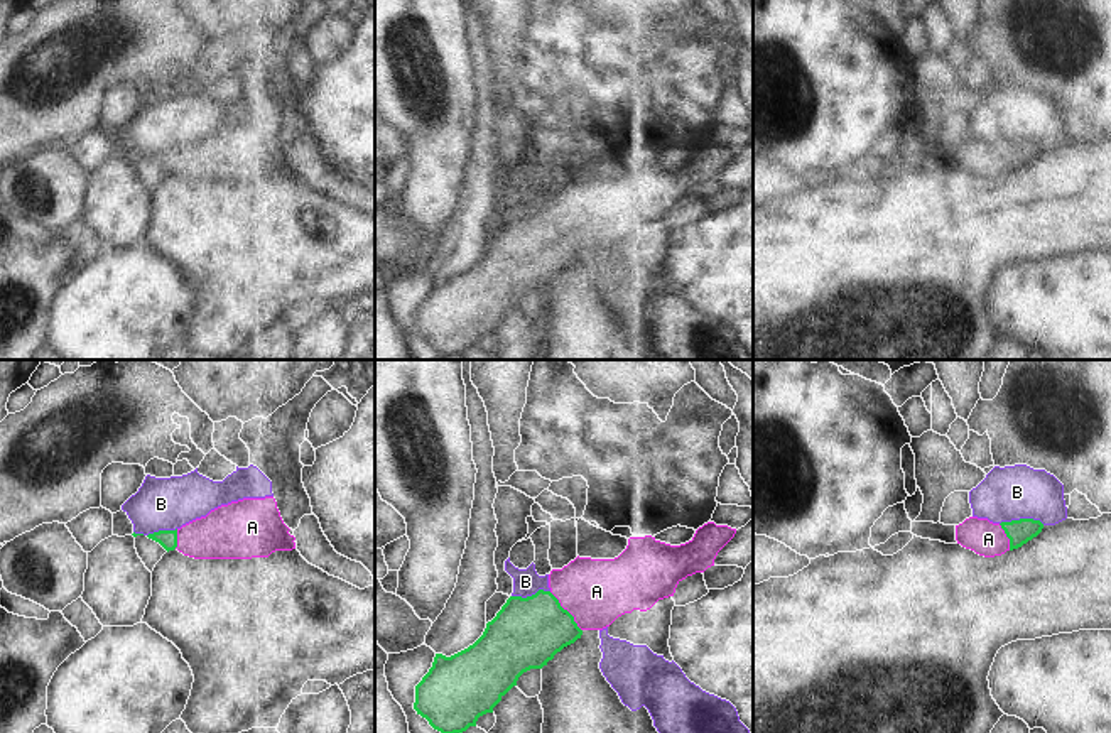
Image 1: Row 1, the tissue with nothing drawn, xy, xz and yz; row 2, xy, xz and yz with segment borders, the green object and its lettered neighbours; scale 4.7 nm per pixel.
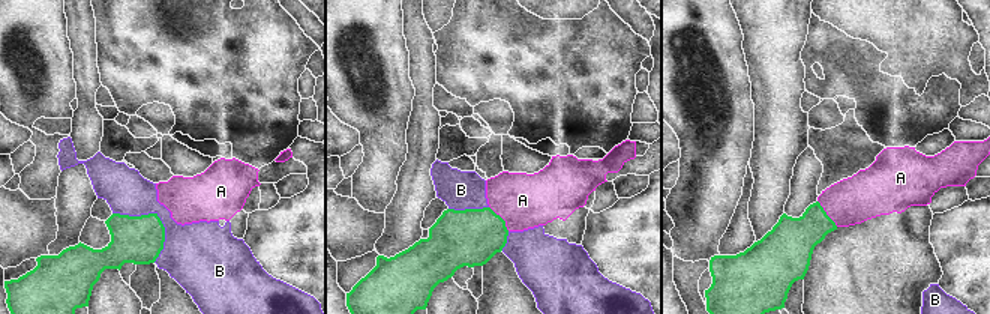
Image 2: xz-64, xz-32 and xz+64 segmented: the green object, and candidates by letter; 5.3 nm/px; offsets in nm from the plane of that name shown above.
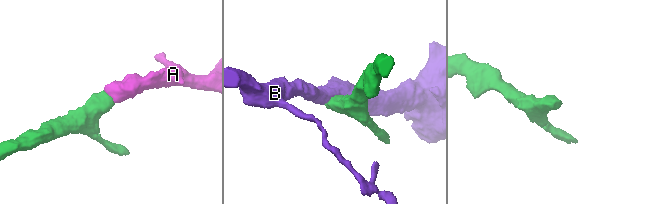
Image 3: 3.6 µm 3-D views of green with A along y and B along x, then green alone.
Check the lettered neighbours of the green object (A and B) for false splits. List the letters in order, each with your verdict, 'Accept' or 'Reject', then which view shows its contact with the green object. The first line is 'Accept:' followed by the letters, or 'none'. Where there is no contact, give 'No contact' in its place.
Accept: A
A: Accept. Touches green in xz
B: Reject. Touches green in yz

